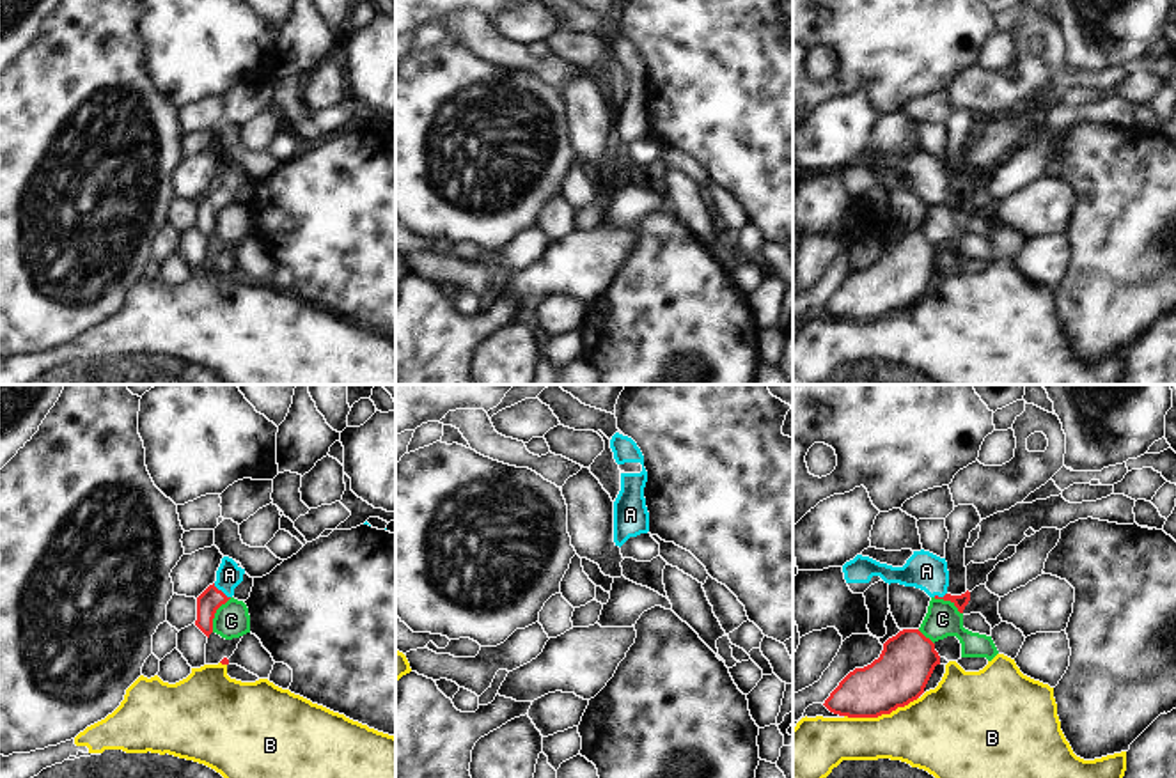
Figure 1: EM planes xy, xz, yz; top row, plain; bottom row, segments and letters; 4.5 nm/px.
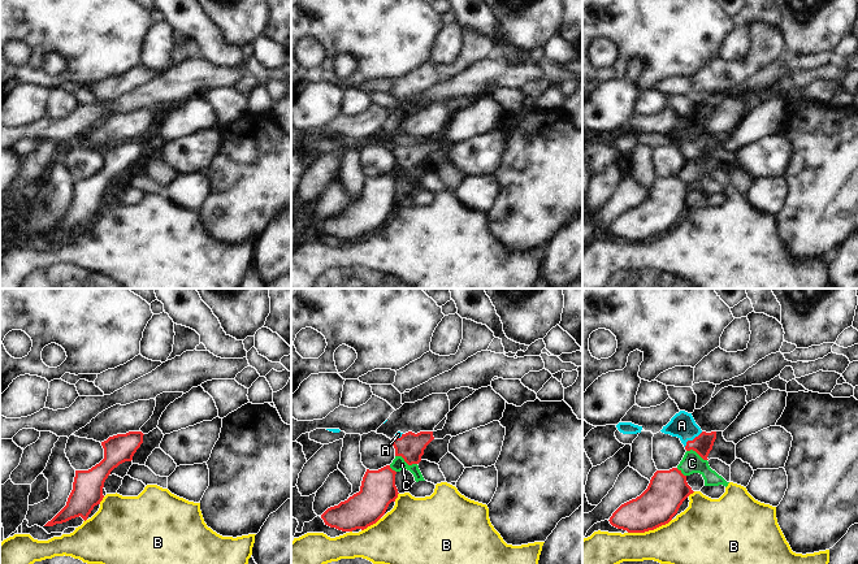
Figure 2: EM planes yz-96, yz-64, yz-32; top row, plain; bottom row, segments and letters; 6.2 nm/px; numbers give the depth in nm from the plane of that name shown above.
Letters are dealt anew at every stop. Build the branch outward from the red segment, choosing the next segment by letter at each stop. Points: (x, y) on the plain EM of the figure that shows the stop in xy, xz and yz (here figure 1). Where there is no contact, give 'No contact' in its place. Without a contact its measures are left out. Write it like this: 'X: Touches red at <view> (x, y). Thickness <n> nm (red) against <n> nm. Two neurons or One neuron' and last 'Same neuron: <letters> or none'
A: Touches red at xy (220, 194). Thickness 100 nm (red) against 110 nm. One neuron
B: Touches red at yz (880, 318). Thickness 260 nm (red) against 340 nm. Two neurons
C: Touches red at xy (215, 215). Thickness 100 nm (red) against 160 nm. Two neurons
Same neuron: A

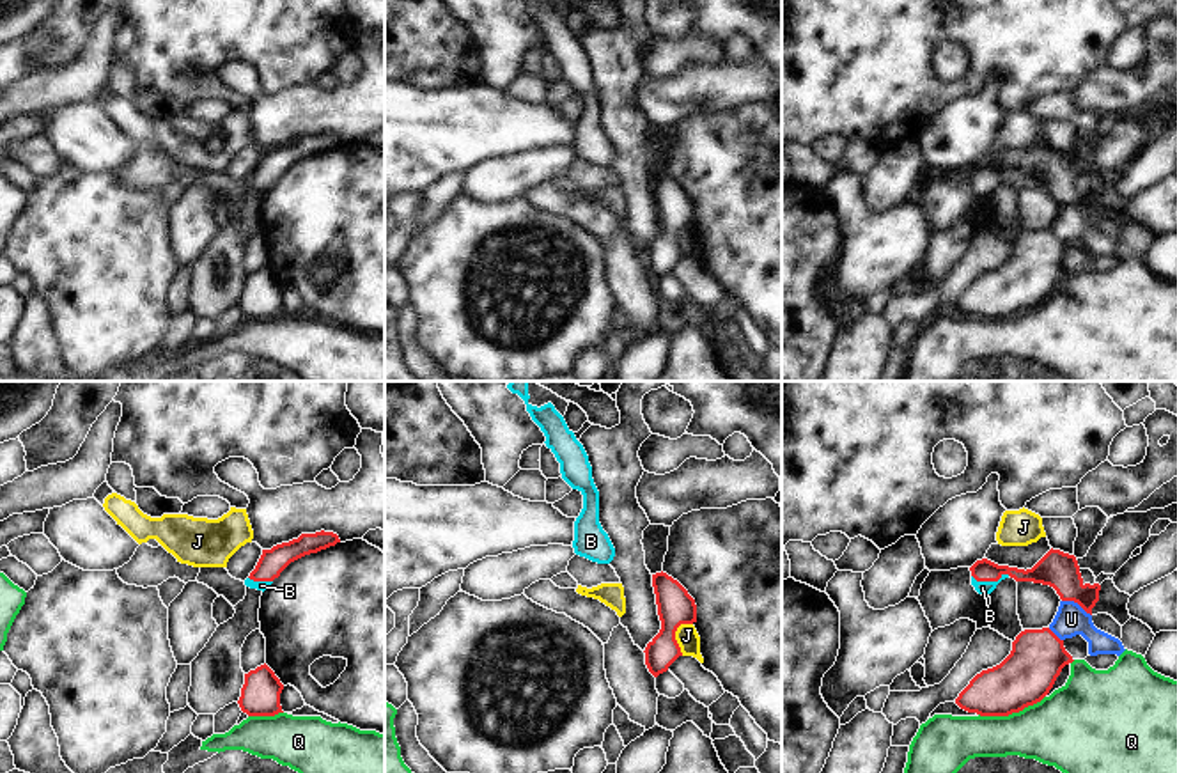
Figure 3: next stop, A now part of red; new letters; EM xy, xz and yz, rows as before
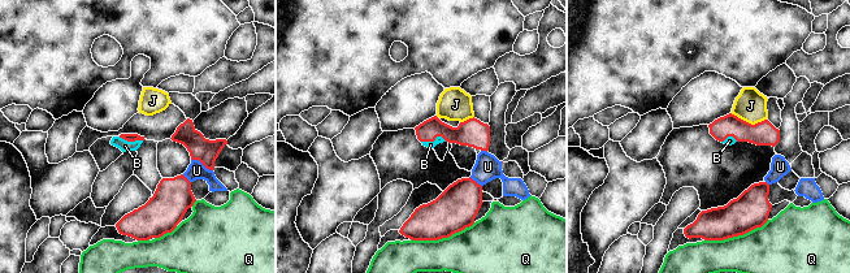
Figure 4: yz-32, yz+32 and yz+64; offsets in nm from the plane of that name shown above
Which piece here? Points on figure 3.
B: Touches red at yz (991, 183). Thickness 110 nm (red) against 60 nm. One neuron
J: Touches red at xz (674, 238). Thickness 170 nm (red) against 100 nm. Two neurons
Q: Touches red at yz (1011, 316). Thickness 240 nm (red) against 320 nm. Two neurons
U: Touches red at yz (1076, 204). Thickness 170 nm (red) against 150 nm. Two neurons
Same neuron: B

